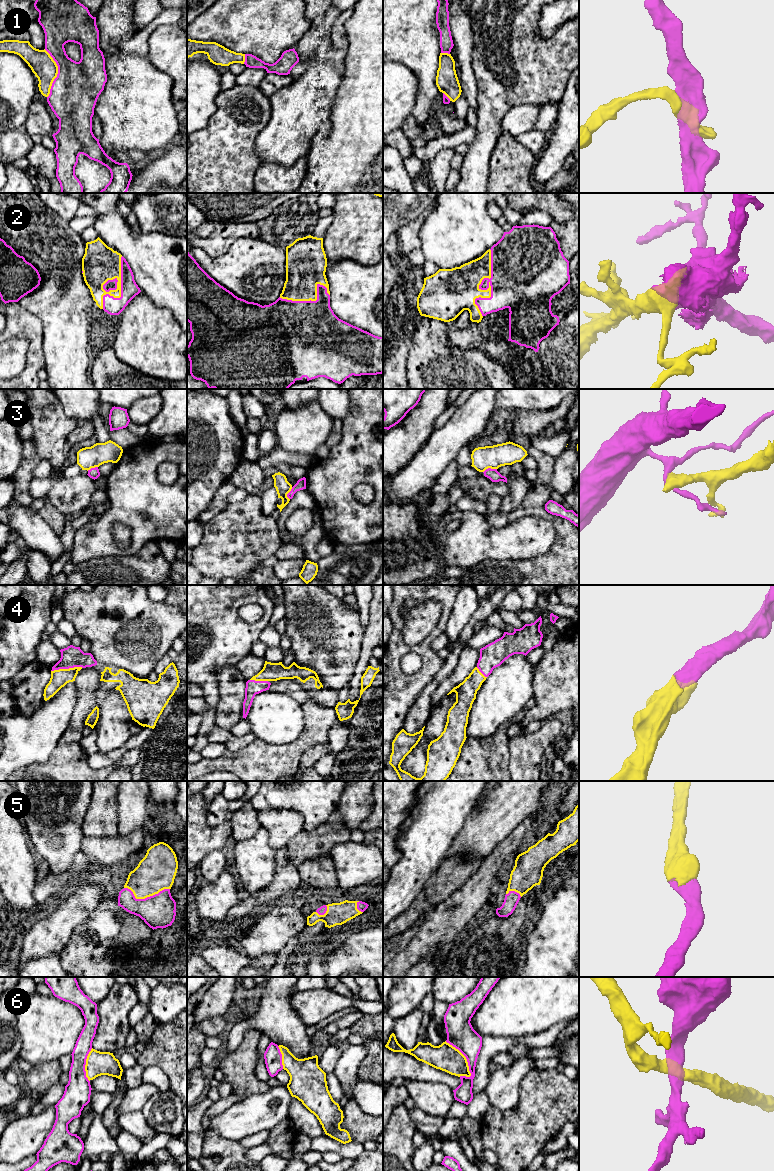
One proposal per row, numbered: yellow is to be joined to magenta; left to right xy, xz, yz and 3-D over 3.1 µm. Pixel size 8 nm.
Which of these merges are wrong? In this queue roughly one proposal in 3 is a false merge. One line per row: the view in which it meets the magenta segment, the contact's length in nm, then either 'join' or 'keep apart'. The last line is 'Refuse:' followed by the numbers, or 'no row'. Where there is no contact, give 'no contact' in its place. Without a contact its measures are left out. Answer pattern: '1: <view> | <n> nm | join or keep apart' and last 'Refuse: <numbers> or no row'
1: xy | 400 nm | keep apart
2: xy | 460 nm | join
3: yz | 120 nm | keep apart
4: xy | 260 nm | join
5: xy | 360 nm | join
6: yz | 360 nm | keep apart
Refuse: 1, 3, 6

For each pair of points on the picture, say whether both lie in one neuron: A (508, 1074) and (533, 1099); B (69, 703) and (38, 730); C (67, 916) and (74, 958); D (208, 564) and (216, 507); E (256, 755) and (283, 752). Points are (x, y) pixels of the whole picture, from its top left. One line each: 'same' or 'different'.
A: different
B: same
C: different
D: different
E: same

